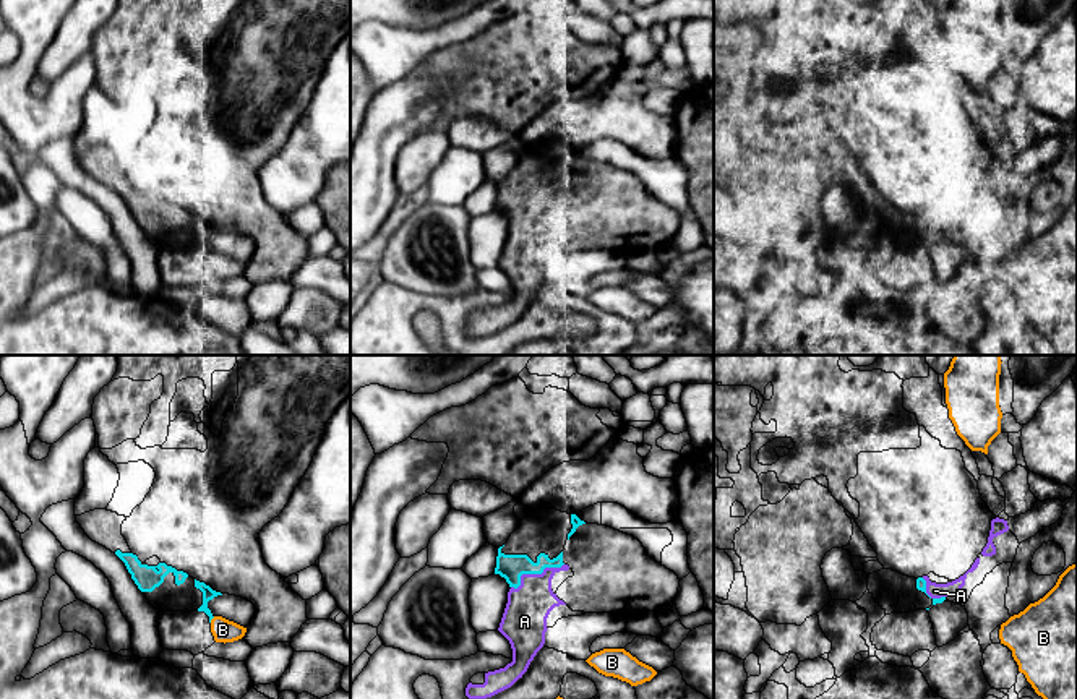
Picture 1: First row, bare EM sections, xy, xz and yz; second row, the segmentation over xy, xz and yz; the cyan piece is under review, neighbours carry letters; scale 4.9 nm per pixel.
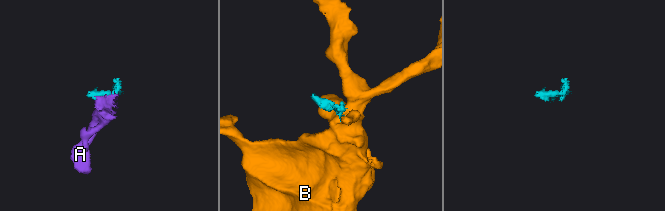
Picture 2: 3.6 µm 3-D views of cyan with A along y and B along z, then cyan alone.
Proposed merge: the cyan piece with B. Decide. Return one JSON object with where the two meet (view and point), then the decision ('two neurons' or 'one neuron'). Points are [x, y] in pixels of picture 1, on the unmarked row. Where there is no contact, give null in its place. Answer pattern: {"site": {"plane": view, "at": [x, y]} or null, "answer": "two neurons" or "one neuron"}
{"site": {"plane": "xy", "at": [211, 255]}, "answer": "two neurons"}

